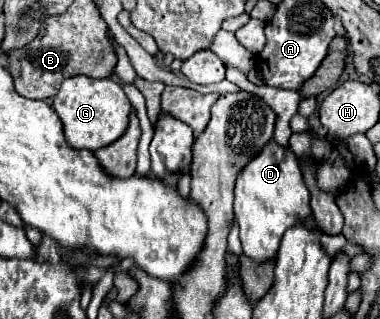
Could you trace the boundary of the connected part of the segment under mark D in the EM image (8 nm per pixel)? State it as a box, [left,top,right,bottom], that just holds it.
[234,140,310,260]

